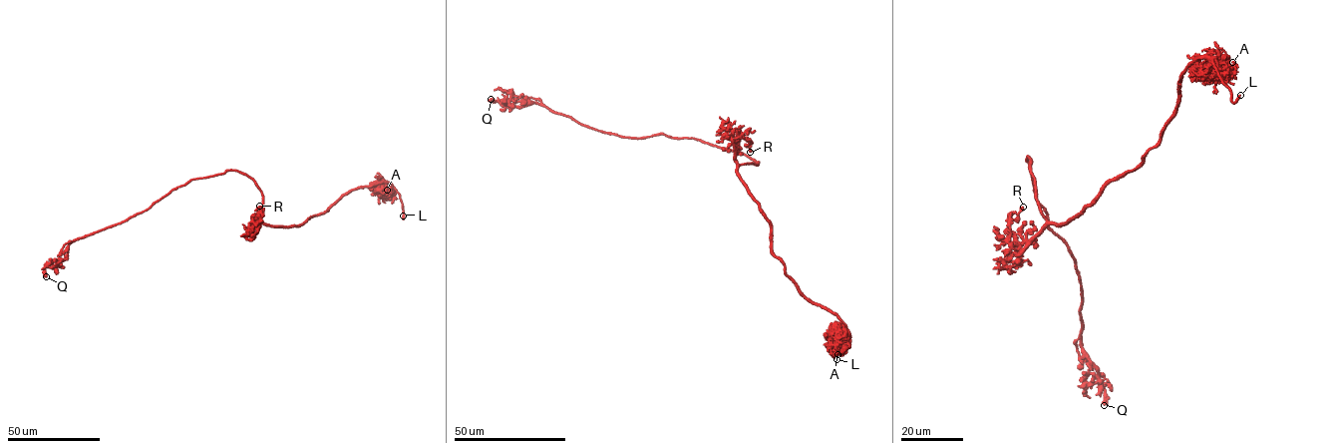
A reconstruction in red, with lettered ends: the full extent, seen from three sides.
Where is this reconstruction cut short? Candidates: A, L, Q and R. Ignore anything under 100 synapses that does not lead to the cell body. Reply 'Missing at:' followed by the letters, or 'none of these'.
Missing at: L

